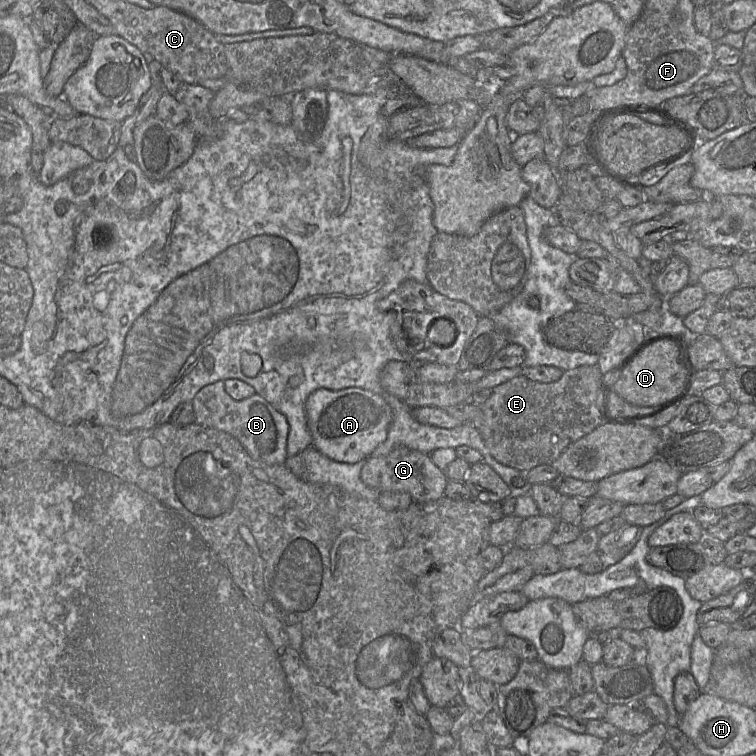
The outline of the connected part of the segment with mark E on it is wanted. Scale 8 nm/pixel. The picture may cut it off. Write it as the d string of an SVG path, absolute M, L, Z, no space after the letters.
M596 364L566 370L559 380L551 383L532 381L522 374L494 387L490 398L481 406L484 424L479 431L494 459L522 473L539 465L552 464L569 445L604 423L599 410L601 376Z

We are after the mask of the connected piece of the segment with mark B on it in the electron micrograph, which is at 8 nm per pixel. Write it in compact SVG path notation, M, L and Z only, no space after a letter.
M217 381L199 390L192 404L197 424L232 435L255 460L268 465L285 464L289 432L287 419L260 395L234 400L227 394L224 382Z

